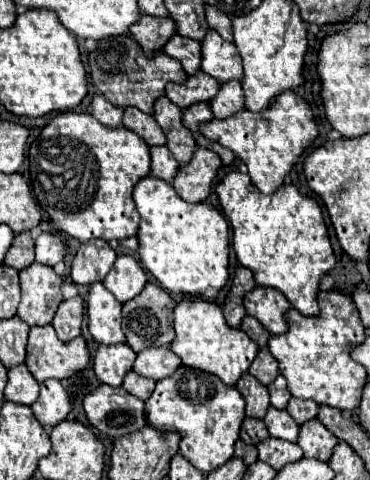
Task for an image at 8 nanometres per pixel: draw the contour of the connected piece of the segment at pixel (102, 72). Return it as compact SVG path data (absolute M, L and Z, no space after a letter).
M118 35L104 39L98 43L98 49L88 53L88 71L96 89L116 107L138 107L144 113L152 113L152 103L164 95L164 87L168 81L184 81L188 75L184 73L180 61L168 57L164 51L154 53L154 57L146 57L144 49L128 35Z

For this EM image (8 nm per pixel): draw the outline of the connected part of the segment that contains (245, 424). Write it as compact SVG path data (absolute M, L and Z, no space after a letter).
M246 417L242 421L242 429L240 429L240 439L250 443L250 445L256 445L260 443L262 439L268 437L268 429L264 425L262 419L252 419L252 417Z

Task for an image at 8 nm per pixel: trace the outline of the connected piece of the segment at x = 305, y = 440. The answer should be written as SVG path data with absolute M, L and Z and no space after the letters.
M318 419L306 421L306 425L300 425L298 445L302 447L304 457L328 461L336 443L338 443L338 439Z

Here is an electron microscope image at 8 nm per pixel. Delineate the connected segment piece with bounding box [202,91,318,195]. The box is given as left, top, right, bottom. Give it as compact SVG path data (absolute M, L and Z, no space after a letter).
M286 91L280 93L280 97L274 99L270 107L266 107L262 113L242 109L242 113L226 117L226 121L212 119L202 123L202 133L240 157L248 167L252 183L262 193L270 195L284 183L284 177L290 173L296 159L314 141L314 137L318 135L318 127L314 123L308 103L296 91Z

